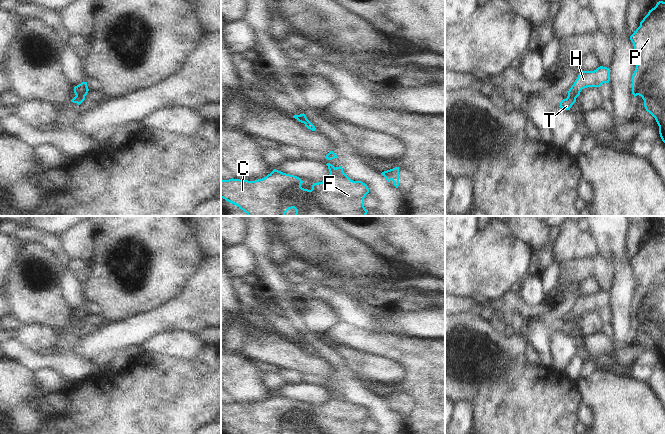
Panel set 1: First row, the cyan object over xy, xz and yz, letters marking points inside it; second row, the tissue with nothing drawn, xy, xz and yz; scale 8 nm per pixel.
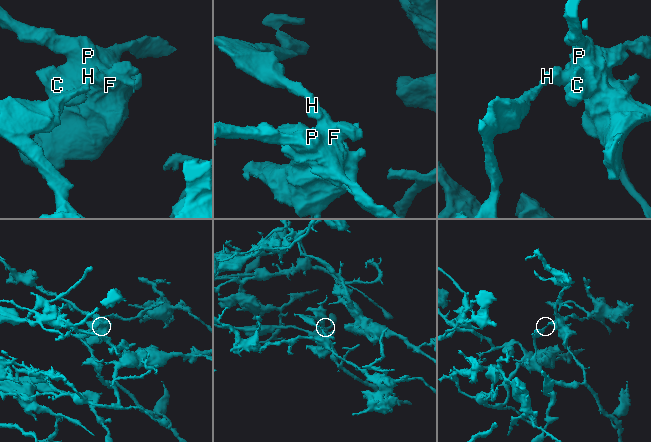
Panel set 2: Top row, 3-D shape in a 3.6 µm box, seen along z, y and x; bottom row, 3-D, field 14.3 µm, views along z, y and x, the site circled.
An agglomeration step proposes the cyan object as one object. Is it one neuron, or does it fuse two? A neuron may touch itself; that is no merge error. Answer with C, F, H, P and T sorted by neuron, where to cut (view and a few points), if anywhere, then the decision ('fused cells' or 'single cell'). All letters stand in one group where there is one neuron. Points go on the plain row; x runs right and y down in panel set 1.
groups C F H P / T; cut xy (76, 318), (84, 322); fused cells

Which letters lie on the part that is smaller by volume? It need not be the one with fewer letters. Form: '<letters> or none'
T

